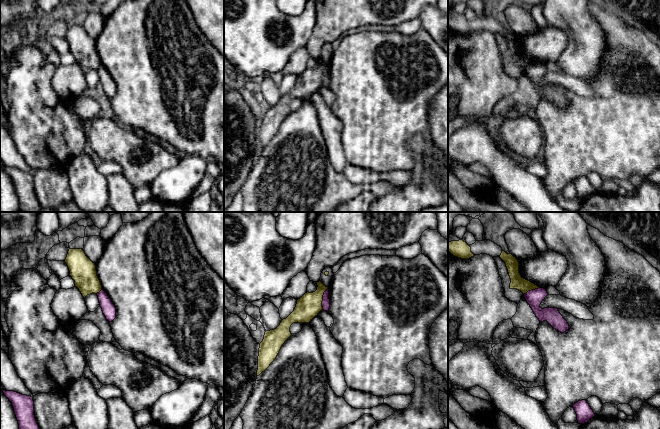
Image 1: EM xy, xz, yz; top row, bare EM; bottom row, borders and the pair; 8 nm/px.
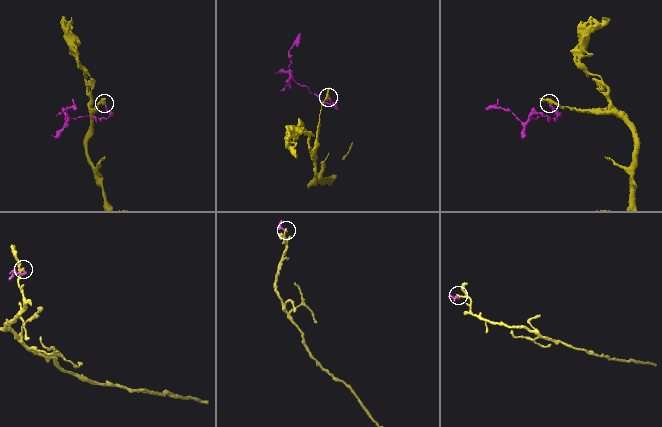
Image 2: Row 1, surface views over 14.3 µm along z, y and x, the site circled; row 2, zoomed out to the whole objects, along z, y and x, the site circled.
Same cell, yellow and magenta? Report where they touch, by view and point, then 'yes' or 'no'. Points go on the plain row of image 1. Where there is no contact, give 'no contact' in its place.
contact xz (322, 75); no

